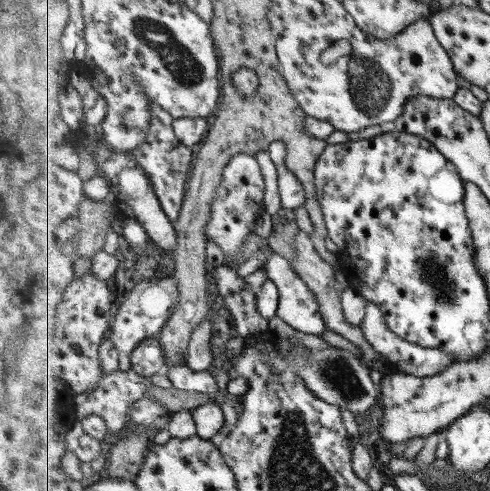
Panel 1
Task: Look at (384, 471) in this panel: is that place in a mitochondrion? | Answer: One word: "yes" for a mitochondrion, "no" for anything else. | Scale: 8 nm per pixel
no

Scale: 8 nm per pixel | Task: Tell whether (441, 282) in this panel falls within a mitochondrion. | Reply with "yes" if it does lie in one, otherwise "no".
yes

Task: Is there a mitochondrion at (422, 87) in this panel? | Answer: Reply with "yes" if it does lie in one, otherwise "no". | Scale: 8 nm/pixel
no

